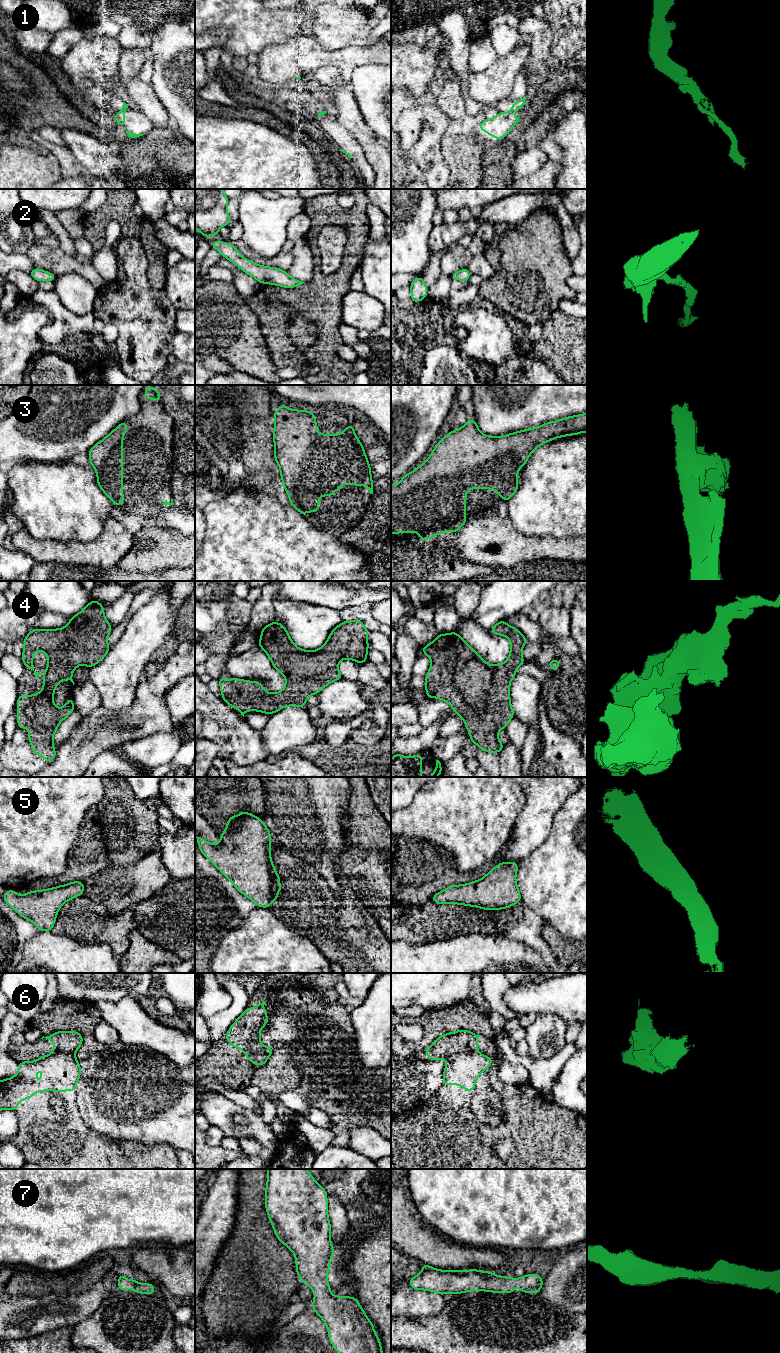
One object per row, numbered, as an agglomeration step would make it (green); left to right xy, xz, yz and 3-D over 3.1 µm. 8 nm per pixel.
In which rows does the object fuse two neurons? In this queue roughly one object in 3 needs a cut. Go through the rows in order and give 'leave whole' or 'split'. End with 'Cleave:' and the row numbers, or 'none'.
1: split
2: leave whole
3: leave whole
4: leave whole
5: leave whole
6: split
7: leave whole
Cleave: 1, 6

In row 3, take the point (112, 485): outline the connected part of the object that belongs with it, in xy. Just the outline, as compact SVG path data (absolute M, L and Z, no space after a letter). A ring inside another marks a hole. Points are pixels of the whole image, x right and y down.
M123 421L104 439L96 443L88 452L90 463L97 473L97 484L106 496L117 506L124 502L123 497L123 435L127 432L127 422Z

